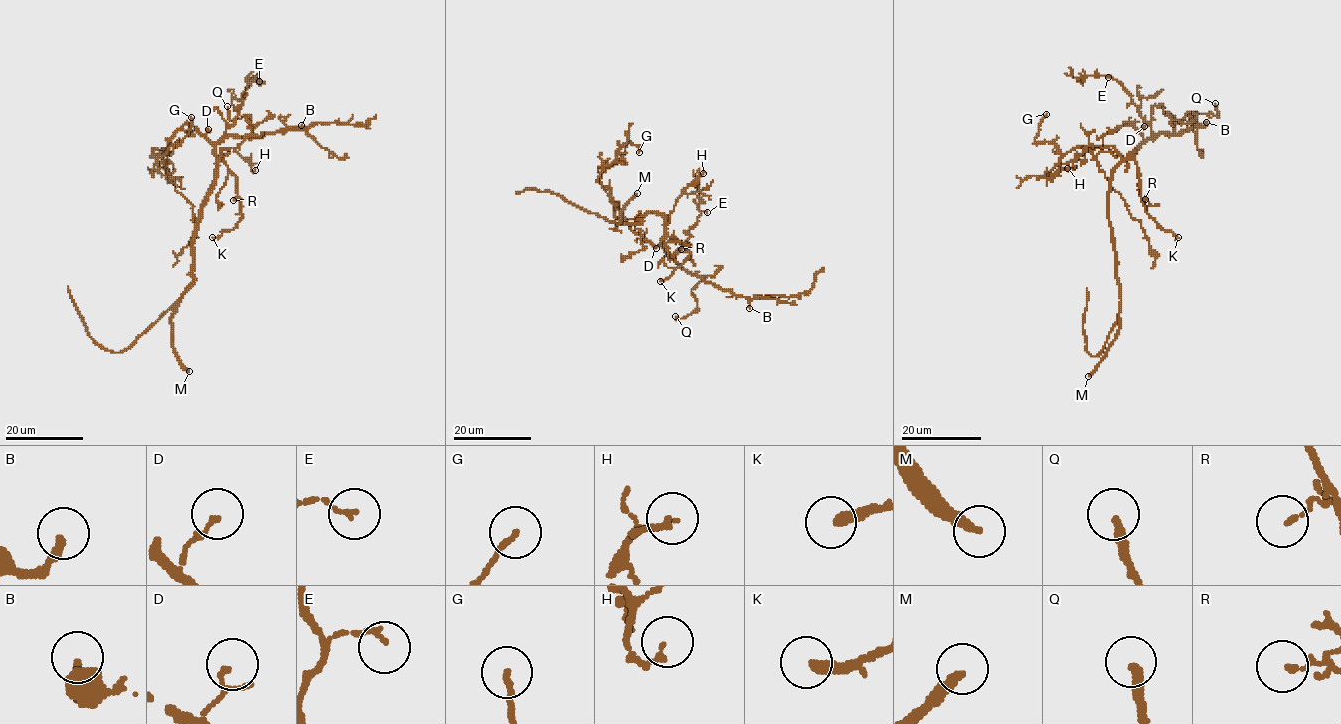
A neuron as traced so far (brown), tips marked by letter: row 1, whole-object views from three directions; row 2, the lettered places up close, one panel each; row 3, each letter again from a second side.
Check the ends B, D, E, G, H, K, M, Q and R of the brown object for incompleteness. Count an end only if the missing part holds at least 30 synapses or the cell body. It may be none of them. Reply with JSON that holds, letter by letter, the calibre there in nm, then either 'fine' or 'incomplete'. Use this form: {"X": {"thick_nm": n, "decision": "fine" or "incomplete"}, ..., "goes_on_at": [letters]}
{"B": {"thick_nm": 240, "decision": "incomplete"}, "D": {"thick_nm": 90, "decision": "fine"}, "E": {"thick_nm": 130, "decision": "fine"}, "G": {"thick_nm": 150, "decision": "fine"}, "H": {"thick_nm": 140, "decision": "fine"}, "K": {"thick_nm": 320, "decision": "fine"}, "M": {"thick_nm": 260, "decision": "incomplete"}, "Q": {"thick_nm": 280, "decision": "fine"}, "R": {"thick_nm": 130, "decision": "fine"}, "goes_on_at": ["B", "M"]}

